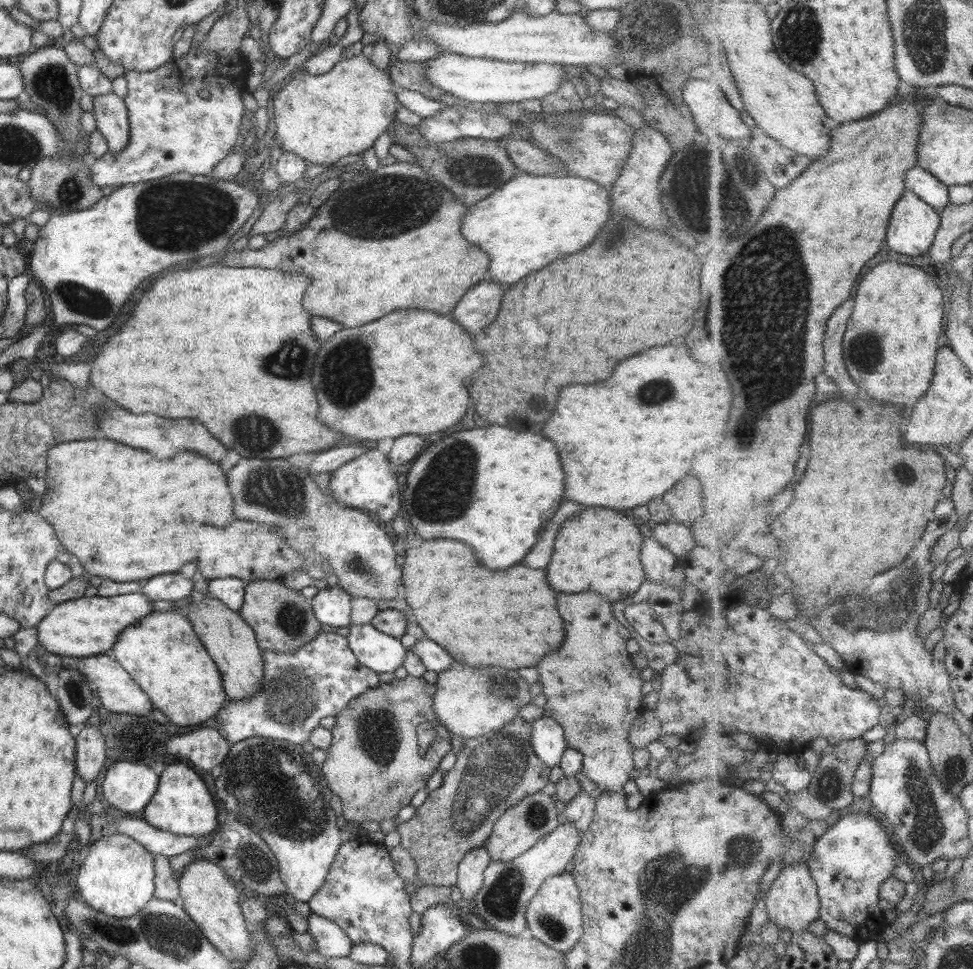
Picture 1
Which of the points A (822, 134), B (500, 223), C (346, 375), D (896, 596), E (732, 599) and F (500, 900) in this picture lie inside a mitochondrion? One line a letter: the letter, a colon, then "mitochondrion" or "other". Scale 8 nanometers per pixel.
A: other
B: other
C: mitochondrion
D: mitochondrion
E: other
F: mitochondrion

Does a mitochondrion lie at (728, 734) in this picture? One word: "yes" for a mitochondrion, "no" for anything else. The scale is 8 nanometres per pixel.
no

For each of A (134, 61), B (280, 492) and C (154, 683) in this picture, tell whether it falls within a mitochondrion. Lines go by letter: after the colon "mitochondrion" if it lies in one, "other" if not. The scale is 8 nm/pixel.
A: other
B: mitochondrion
C: other

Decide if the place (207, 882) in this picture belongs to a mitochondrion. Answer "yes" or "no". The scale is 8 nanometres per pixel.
no

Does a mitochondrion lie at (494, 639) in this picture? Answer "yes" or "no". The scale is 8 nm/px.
no

